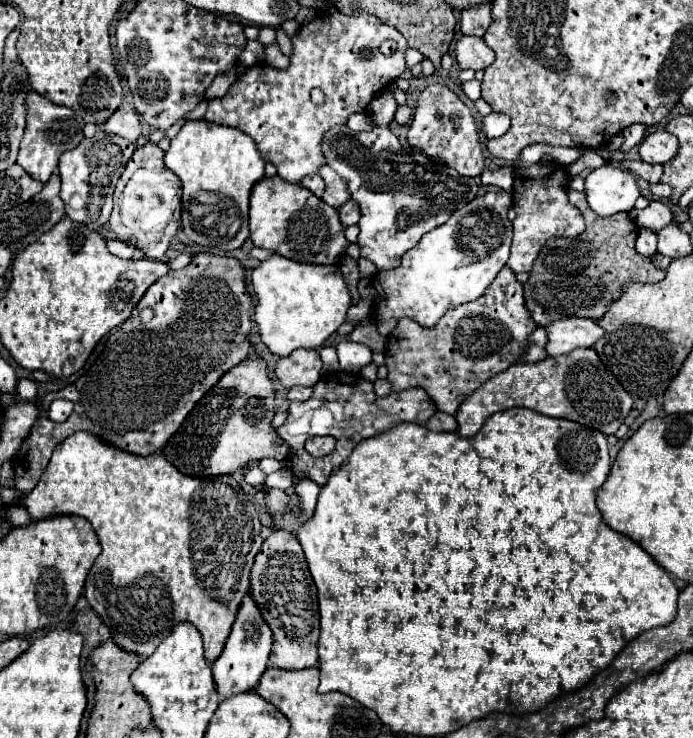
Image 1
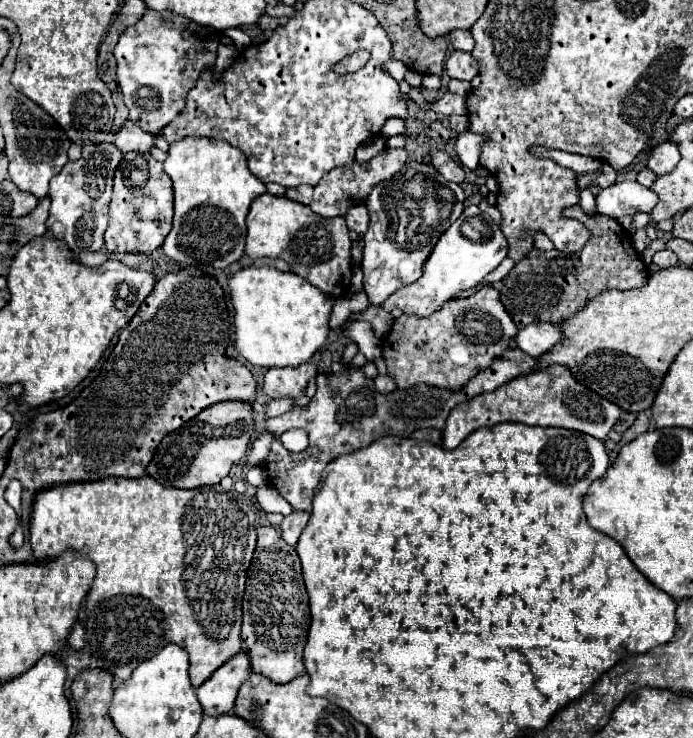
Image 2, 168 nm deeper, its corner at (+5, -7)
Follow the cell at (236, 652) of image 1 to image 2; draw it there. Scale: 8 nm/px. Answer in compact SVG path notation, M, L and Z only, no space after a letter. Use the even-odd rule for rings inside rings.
M240 652L230 658L224 666L218 668L202 686L196 688L196 696L200 700L202 712L206 716L230 714L234 708L234 700L240 684L250 674L250 656L248 652Z

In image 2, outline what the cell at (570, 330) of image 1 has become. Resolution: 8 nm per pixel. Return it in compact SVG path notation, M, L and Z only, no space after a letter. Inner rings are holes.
M536 322L536 324L528 324L528 328L520 328L518 334L514 336L514 342L516 346L520 346L522 352L538 358L544 352L552 350L552 346L562 338L564 334L560 332L560 326L548 322Z

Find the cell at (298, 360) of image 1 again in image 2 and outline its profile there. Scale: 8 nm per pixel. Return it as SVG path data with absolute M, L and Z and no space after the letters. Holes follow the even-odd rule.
M306 362L298 368L270 368L264 374L262 390L270 398L292 398L294 406L308 406L316 394L316 374L318 368Z

